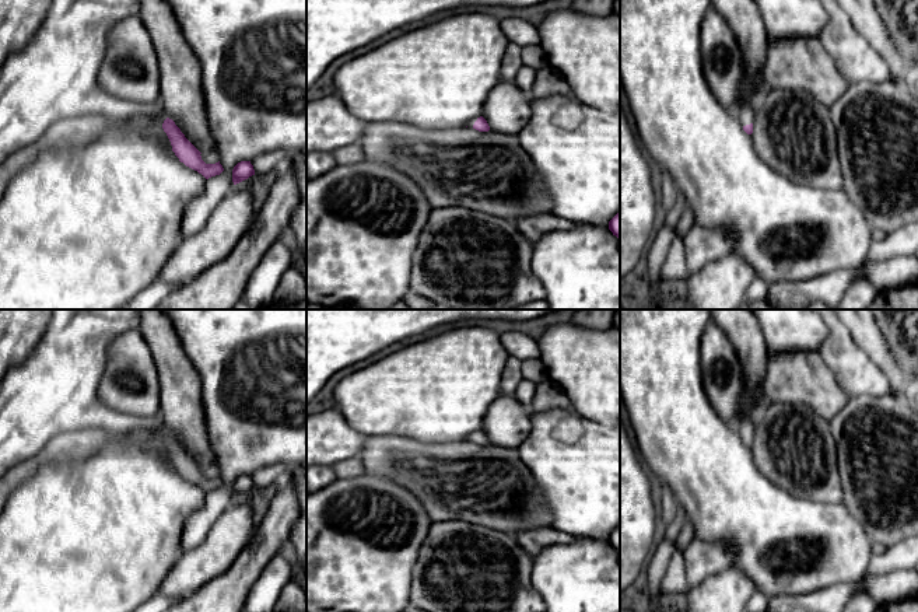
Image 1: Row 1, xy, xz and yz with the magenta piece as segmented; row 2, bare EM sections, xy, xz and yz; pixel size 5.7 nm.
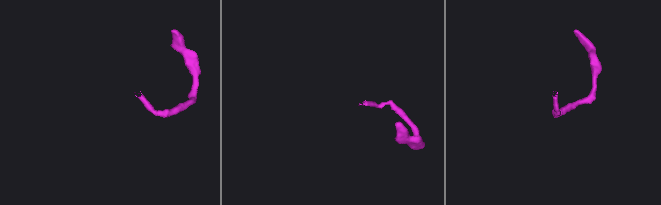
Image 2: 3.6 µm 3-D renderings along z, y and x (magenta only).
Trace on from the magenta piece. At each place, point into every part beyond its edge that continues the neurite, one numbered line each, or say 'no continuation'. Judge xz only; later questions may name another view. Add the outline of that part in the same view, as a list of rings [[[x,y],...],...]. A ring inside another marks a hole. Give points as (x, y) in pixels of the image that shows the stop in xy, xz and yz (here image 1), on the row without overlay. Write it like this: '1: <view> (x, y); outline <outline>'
1: xz (582, 576); outline [[[575,539],[551,545],[533,556],[532,585],[546,604],[546,612],[620,612],[620,562],[619,552],[595,539]]]

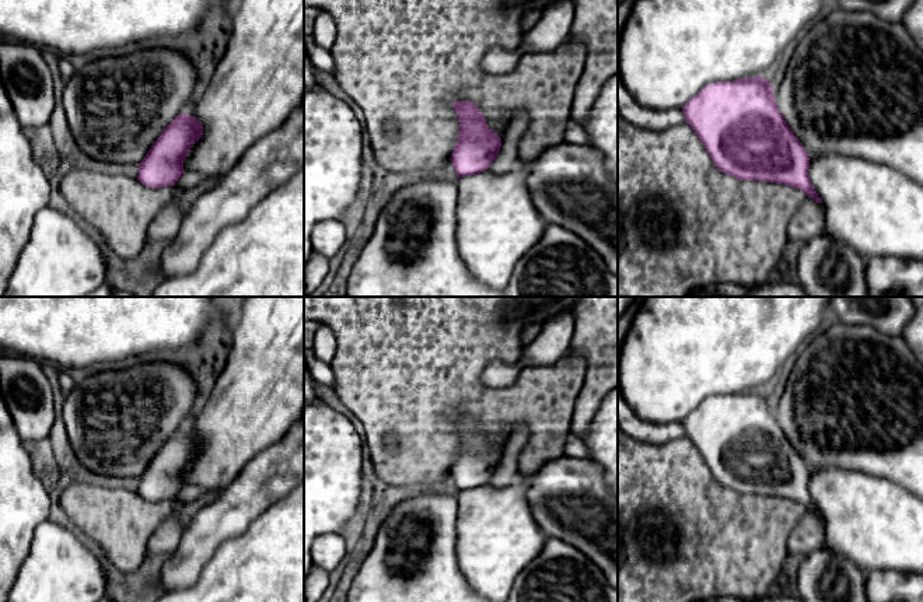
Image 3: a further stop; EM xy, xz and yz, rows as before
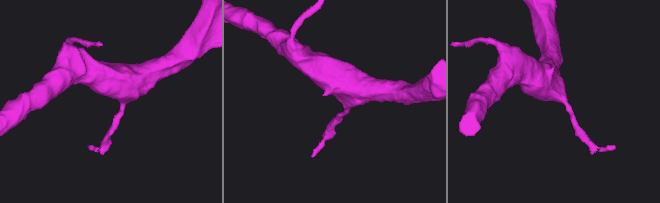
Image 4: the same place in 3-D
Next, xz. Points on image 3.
1: xz (496, 480); outline [[[496,473],[487,482],[487,484],[490,484],[492,487],[496,487],[496,489],[501,489],[504,486],[508,486],[510,483],[511,483],[510,479],[496,475]]]

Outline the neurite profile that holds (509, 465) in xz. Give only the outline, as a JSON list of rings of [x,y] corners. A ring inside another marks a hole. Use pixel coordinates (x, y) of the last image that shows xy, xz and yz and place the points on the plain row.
[[[521,423],[508,437],[504,451],[501,454],[500,465],[496,475],[515,480],[518,476],[518,455],[528,441],[528,427]]]

